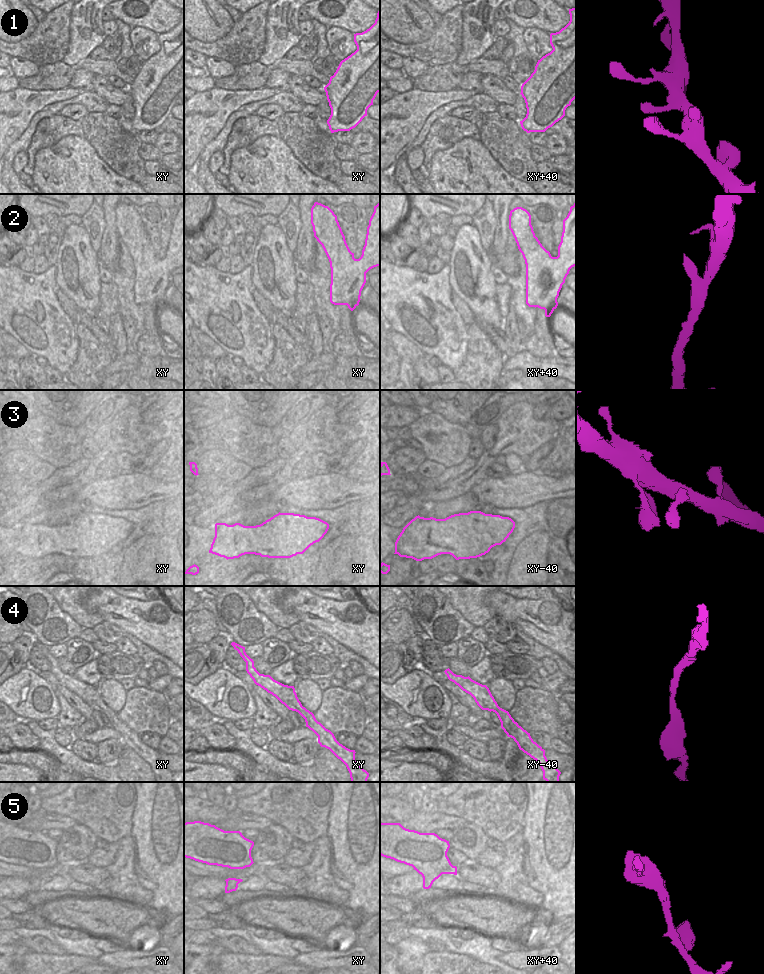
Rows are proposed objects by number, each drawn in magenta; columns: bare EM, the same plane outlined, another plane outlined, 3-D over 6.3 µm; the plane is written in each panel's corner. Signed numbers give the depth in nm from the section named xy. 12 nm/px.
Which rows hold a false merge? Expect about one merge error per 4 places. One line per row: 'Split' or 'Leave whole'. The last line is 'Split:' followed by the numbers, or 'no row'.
1: Leave whole
2: Leave whole
3: Leave whole
4: Leave whole
5: Leave whole
Split: no row

